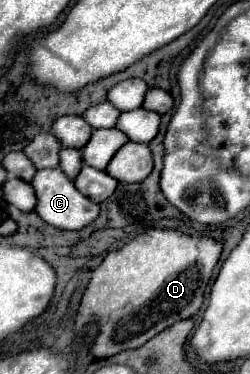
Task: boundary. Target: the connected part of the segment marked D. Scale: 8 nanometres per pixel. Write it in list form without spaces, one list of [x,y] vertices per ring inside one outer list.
[[[176,228],[148,230],[132,238],[122,248],[108,252],[102,264],[92,272],[78,308],[78,334],[84,336],[84,324],[92,318],[98,322],[100,332],[92,346],[96,358],[108,358],[122,350],[144,346],[174,322],[192,318],[200,310],[220,254],[220,240],[188,236]]]

